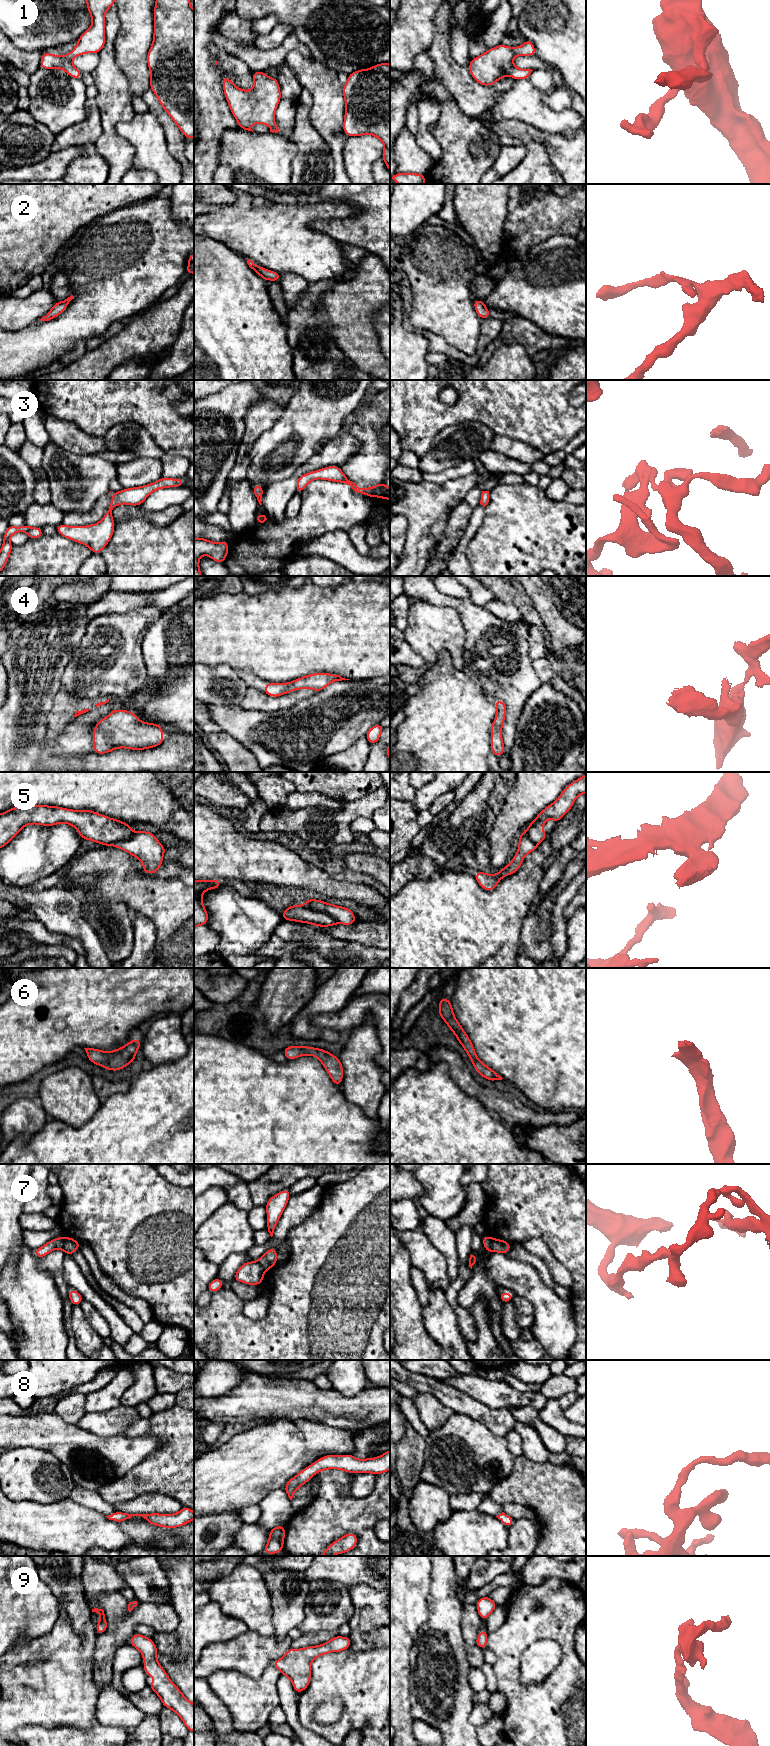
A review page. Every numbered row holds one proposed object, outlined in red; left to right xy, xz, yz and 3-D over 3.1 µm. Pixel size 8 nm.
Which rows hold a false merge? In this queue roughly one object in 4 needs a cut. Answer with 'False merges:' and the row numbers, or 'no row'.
False merges: 5, 7

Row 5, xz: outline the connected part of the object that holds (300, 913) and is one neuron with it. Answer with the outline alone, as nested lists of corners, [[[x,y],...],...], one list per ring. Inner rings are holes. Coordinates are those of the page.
[[[292,905],[282,912],[283,920],[309,923],[314,926],[335,926],[338,922],[330,915],[315,911],[307,905]]]

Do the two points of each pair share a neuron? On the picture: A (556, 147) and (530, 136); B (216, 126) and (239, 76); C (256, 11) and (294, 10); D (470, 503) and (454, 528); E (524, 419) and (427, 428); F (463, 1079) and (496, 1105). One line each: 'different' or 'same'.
A: same
B: same
C: same
D: same
E: same
F: same

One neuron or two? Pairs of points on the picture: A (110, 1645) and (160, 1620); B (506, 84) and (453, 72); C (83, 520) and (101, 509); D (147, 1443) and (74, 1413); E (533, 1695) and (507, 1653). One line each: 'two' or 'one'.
A: one
B: one
C: one
D: two
E: one

